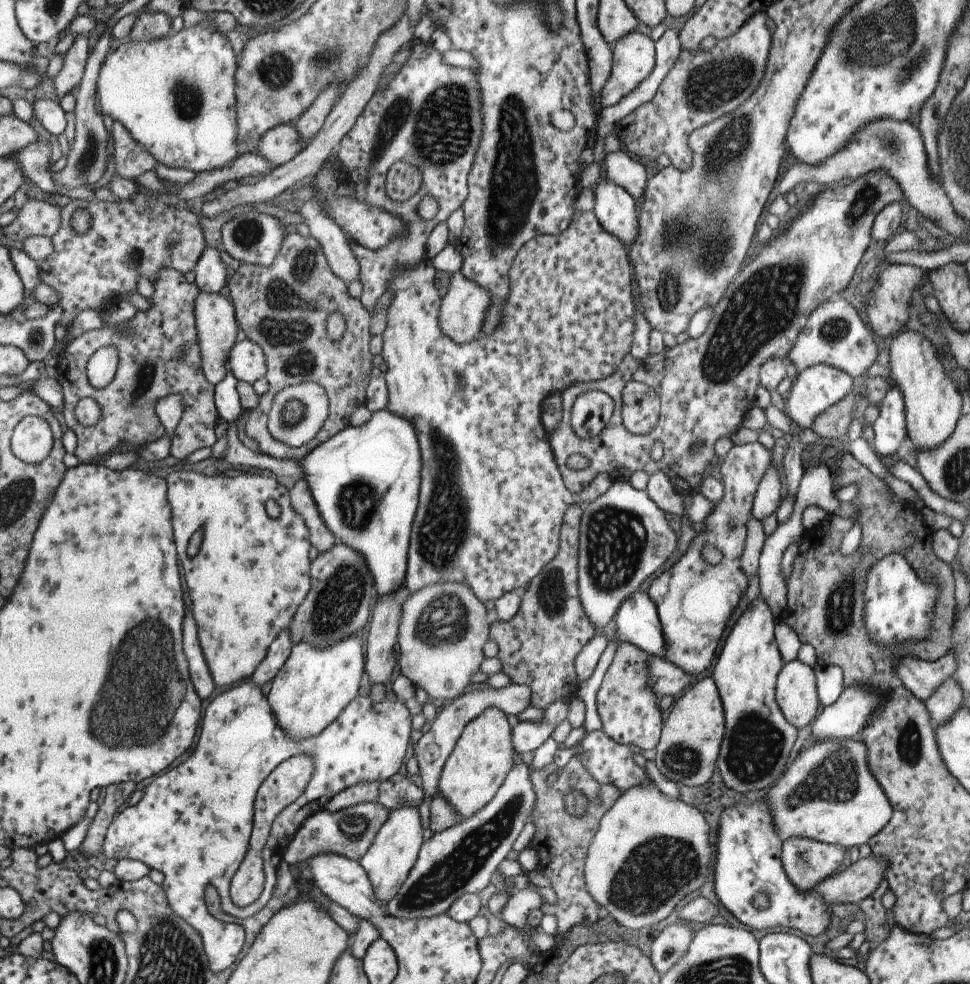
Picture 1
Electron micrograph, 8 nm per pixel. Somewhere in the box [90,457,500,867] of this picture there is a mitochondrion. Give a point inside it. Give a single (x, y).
(342, 594)

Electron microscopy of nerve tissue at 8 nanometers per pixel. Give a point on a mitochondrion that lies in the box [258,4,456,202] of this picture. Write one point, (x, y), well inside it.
(322, 60)

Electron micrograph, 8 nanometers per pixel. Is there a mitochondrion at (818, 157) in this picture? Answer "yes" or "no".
no

